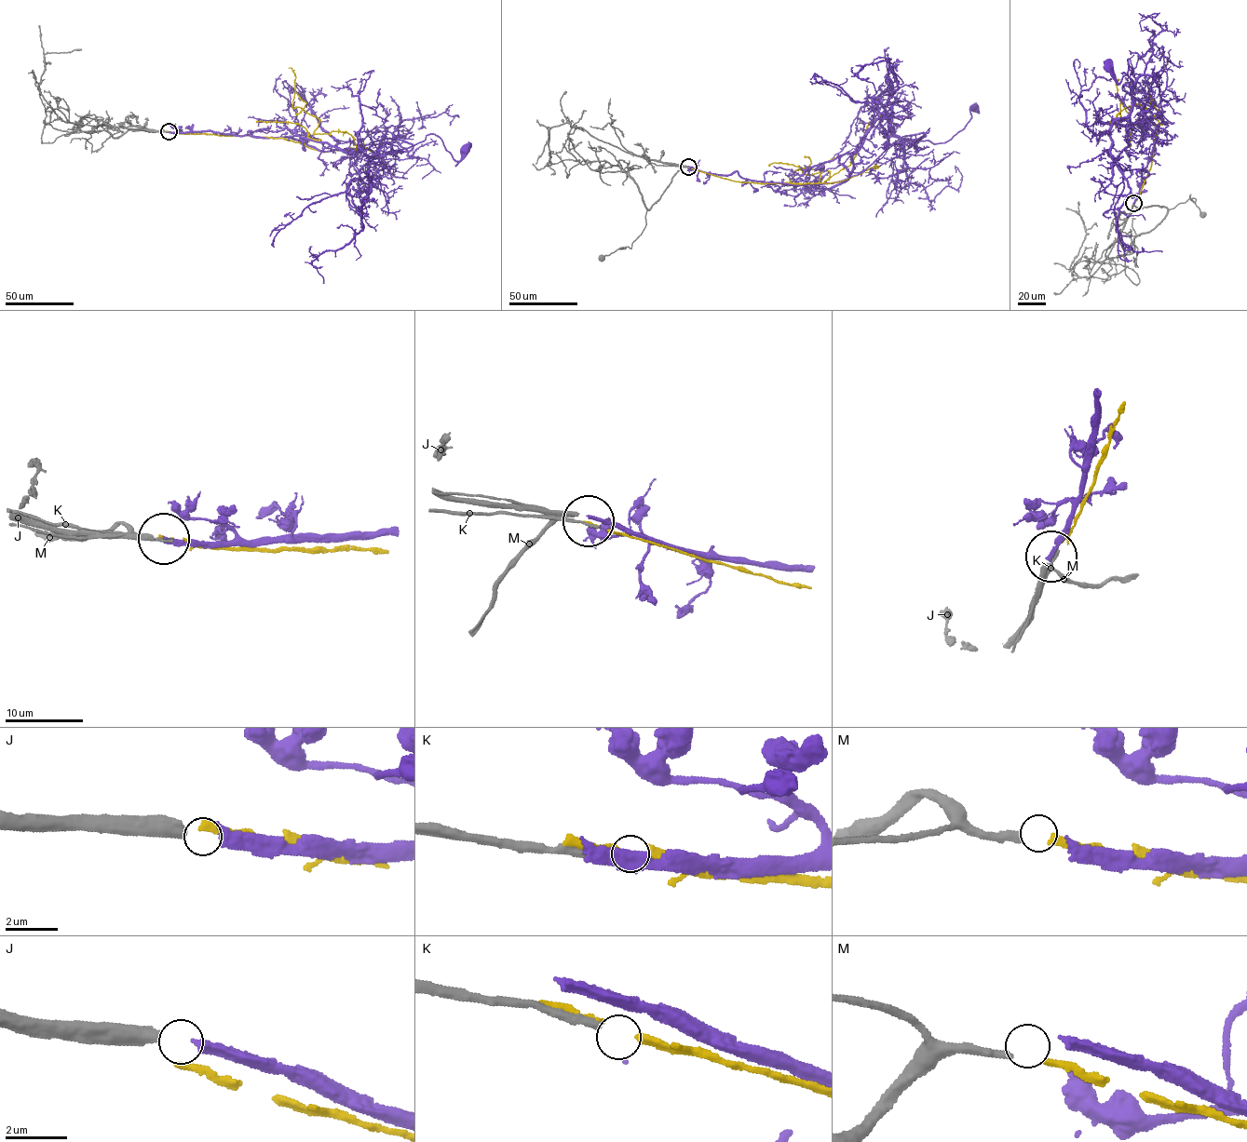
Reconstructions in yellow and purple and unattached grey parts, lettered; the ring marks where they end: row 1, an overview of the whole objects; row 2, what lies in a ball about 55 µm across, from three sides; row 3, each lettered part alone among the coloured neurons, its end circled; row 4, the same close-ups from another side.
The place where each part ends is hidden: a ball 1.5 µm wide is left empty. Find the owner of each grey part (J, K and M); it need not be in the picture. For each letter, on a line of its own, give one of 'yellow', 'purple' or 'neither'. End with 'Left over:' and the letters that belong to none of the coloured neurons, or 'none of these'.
J: purple
K: neither
M: yellow
Left over: K

